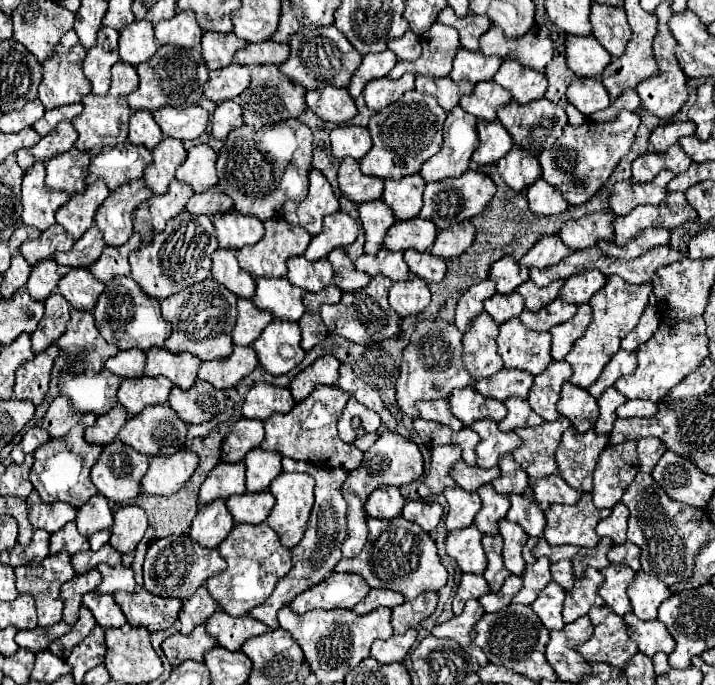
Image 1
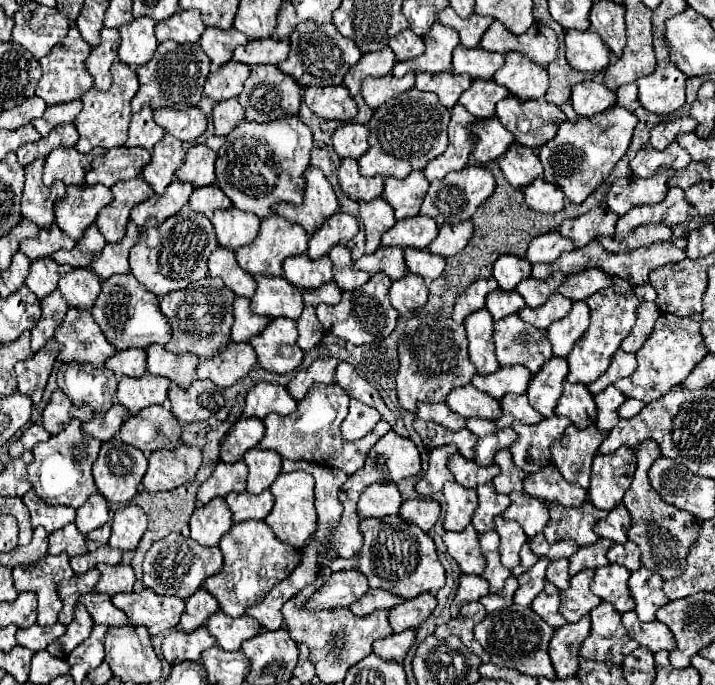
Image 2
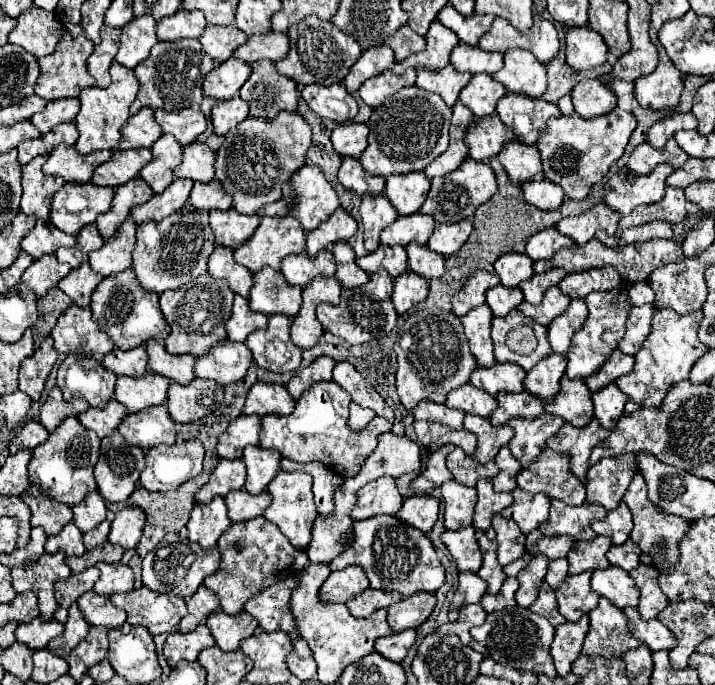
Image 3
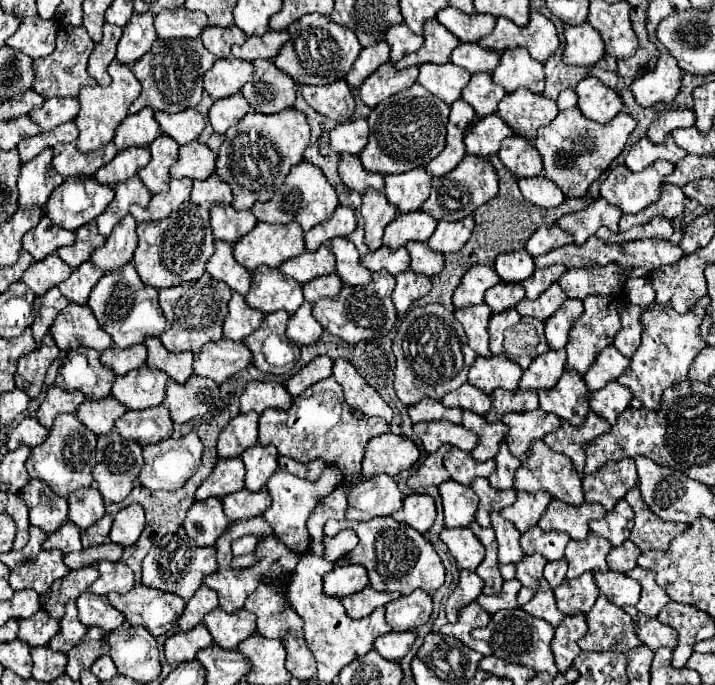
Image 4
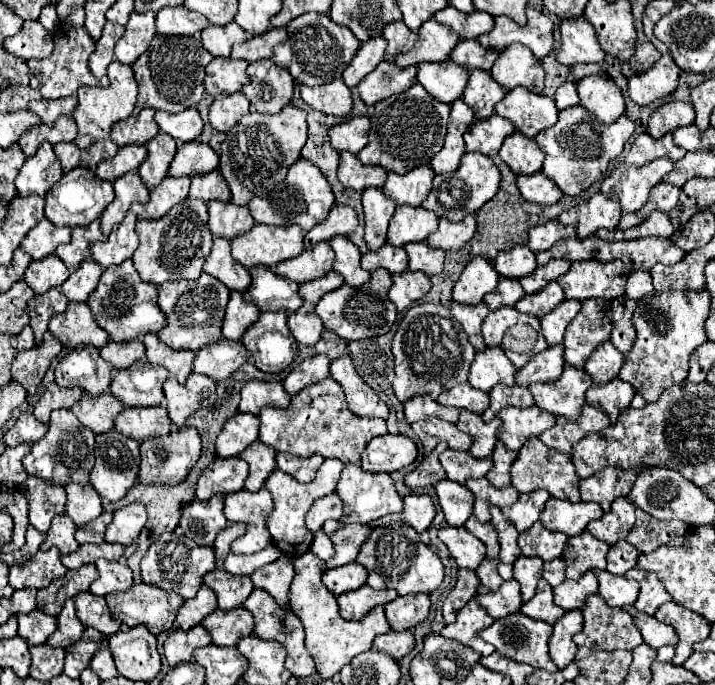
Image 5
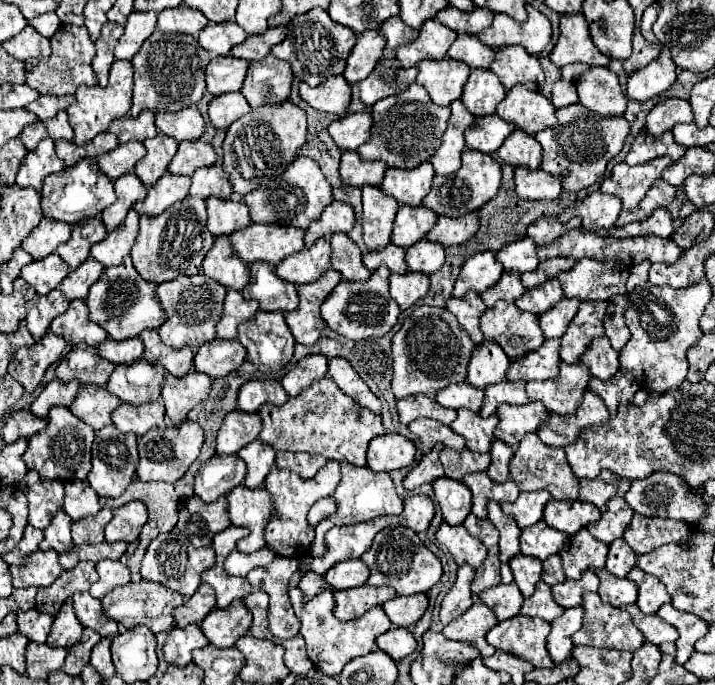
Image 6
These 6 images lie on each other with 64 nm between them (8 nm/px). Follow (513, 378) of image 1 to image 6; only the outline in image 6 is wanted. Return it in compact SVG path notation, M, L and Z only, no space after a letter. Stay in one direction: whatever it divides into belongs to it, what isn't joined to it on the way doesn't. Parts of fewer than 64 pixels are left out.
M492 340L484 342L472 352L472 360L468 364L468 382L482 390L490 384L504 382L510 364L510 358L498 344L492 344Z

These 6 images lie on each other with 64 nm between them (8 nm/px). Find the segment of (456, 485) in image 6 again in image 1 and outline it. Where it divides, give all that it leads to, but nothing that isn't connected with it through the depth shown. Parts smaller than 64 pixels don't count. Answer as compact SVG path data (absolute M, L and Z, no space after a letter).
M446 488L444 496L448 500L448 514L444 518L446 530L468 528L480 510L480 496L476 492L464 492L462 488Z

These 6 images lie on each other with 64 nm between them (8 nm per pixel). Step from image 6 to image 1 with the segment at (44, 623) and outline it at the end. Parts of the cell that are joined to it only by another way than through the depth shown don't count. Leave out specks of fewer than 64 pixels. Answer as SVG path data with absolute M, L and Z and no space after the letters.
M58 622L54 626L48 626L48 628L34 628L34 630L20 630L16 634L16 644L20 648L26 648L34 654L42 652L42 650L48 650L50 642L54 642L56 638L64 636L66 632L70 632L72 626L68 626L66 622Z

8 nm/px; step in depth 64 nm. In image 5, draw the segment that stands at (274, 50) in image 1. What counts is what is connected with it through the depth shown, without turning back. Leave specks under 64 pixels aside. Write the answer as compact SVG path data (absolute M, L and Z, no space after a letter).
M272 28L260 36L248 38L244 44L232 46L232 56L230 58L242 58L248 62L256 62L260 58L272 58L272 50L276 44L286 42L288 34L284 28Z

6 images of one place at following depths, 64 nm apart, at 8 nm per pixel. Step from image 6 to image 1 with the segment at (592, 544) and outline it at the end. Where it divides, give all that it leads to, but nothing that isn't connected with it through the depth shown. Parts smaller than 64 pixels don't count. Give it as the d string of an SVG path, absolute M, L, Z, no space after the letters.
M602 538L596 548L592 548L592 550L582 548L582 550L578 552L578 556L572 560L572 564L574 564L574 568L576 568L576 576L578 576L578 578L584 576L586 568L602 570L602 568L610 566L610 562L608 562L608 558L606 558L606 552L612 548L612 544L614 544L614 542L612 542L610 538Z

